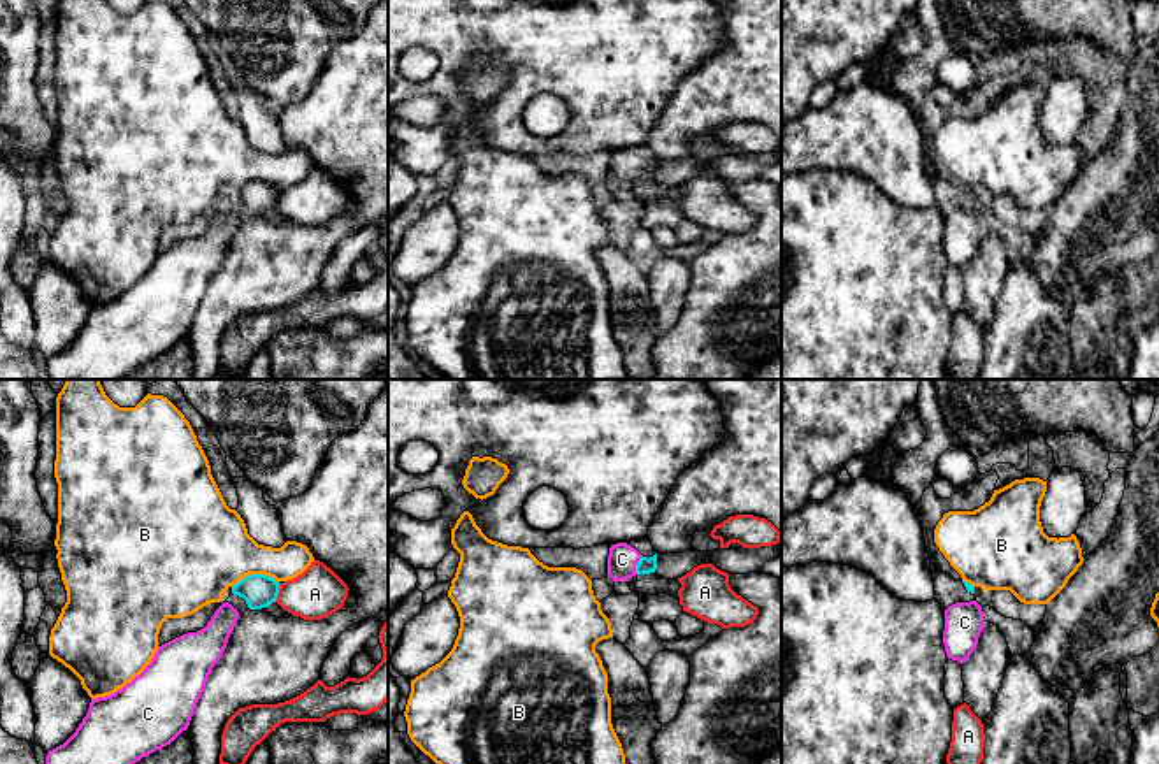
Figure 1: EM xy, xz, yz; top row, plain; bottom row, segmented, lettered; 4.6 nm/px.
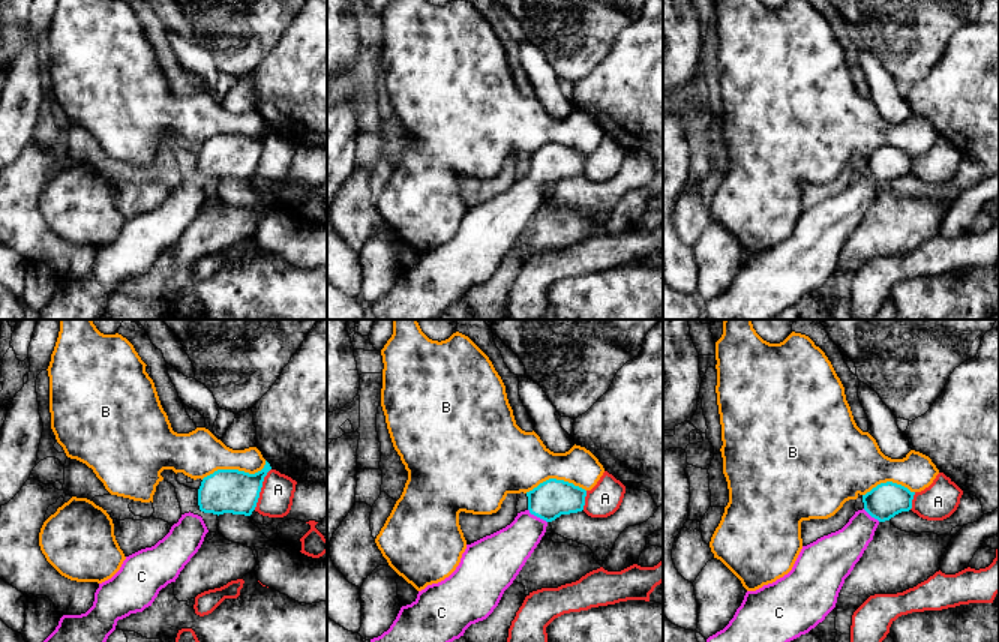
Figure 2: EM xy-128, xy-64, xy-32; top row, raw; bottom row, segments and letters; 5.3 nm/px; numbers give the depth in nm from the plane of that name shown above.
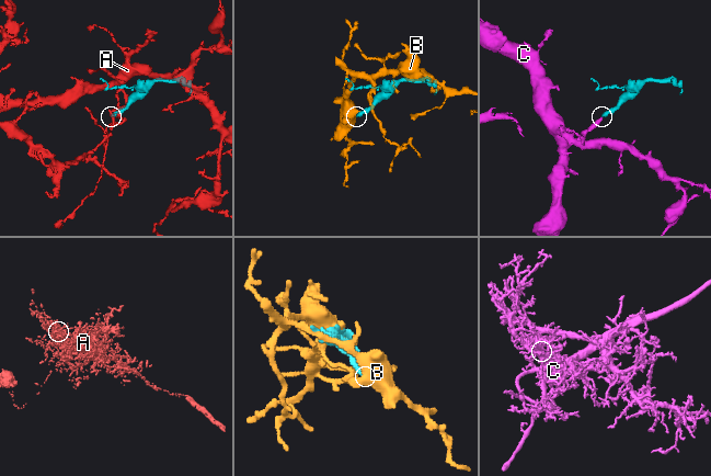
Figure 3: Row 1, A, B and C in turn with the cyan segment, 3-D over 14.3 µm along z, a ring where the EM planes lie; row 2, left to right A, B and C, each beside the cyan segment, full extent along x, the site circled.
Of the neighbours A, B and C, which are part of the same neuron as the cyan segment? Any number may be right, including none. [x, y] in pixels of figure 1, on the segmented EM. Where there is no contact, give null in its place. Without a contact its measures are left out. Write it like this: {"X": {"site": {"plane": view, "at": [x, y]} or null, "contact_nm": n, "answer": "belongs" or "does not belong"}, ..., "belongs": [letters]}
{"A": {"site": {"plane": "xy", "at": [278, 592]}, "contact_nm": 90, "answer": "does not belong"}, "B": {"site": {"plane": "xy", "at": [255, 575]}, "contact_nm": 220, "answer": "does not belong"}, "C": {"site": {"plane": "xz", "at": [636, 564]}, "contact_nm": 90, "answer": "belongs"}, "belongs": ["C"]}

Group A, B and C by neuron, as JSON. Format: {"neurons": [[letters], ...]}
{"neurons": [["A"], ["B"], ["C"]]}

